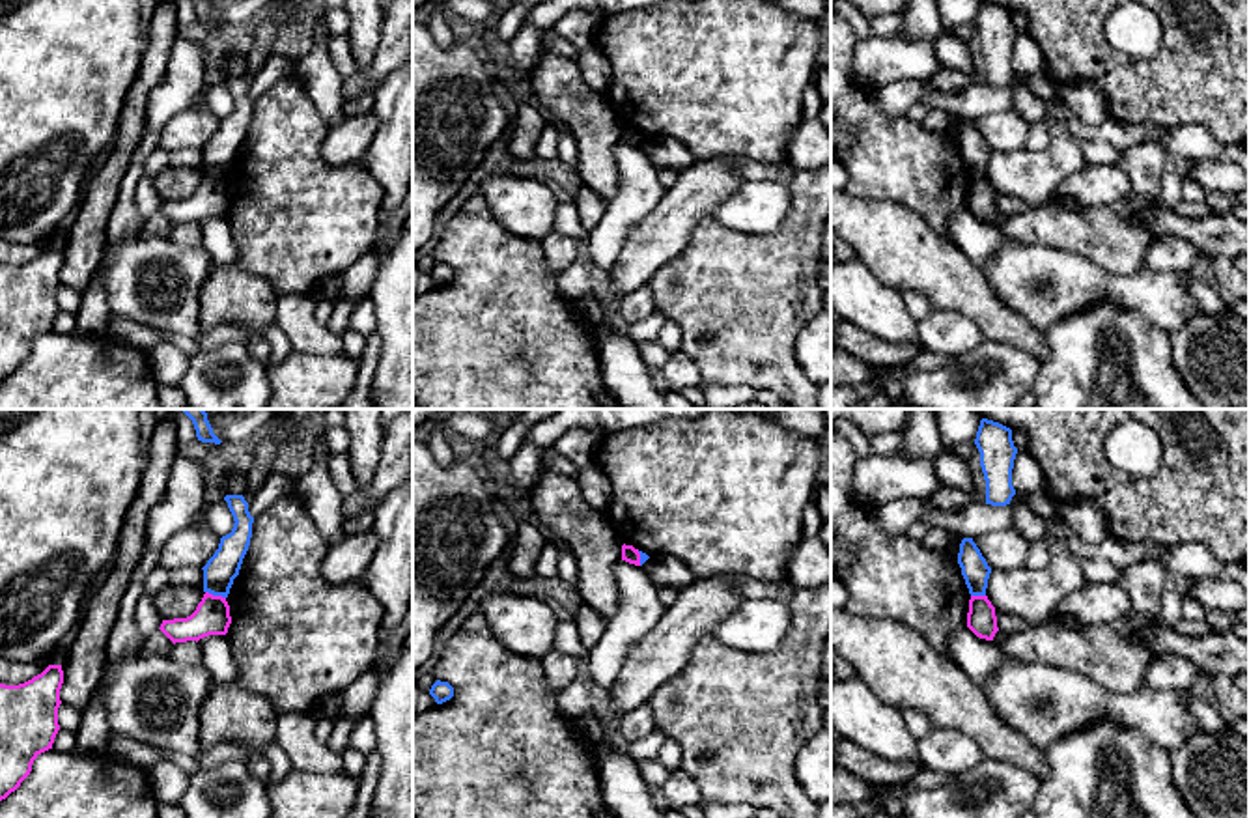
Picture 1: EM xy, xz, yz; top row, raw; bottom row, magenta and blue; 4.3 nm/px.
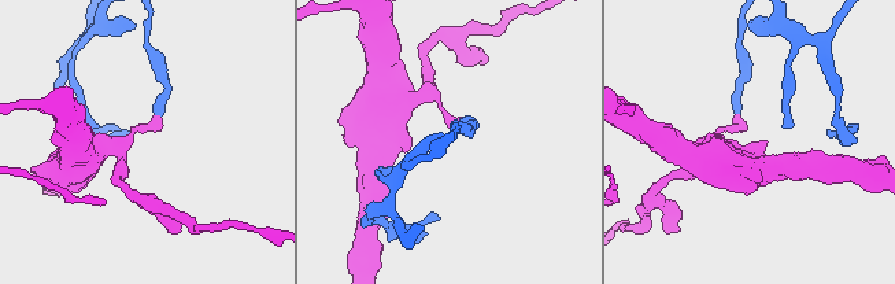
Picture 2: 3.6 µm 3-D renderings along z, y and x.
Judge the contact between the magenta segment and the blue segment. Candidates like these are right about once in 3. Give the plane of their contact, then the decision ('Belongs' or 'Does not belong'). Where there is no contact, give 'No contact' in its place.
Touches magenta in xy. Does not belong

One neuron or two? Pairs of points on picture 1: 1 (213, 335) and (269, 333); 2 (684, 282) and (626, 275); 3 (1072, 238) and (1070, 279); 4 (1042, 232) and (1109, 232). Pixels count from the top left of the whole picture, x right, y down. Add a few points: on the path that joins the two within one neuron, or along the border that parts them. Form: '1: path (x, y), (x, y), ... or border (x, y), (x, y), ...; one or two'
1: path (226, 333), (256, 333); one
2: border (684, 251), (646, 282); two
3: border (1029, 243), (1044, 243), (1078, 253), (1111, 273); two
4: path (1059, 232), (1093, 232); one

